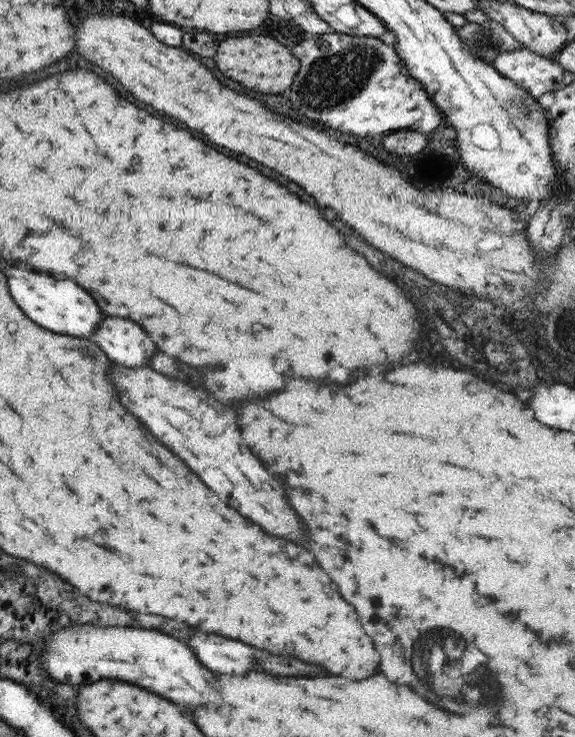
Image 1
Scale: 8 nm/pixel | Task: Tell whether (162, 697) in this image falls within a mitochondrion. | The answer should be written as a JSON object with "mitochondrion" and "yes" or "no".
{"mitochondrion":"no"}

